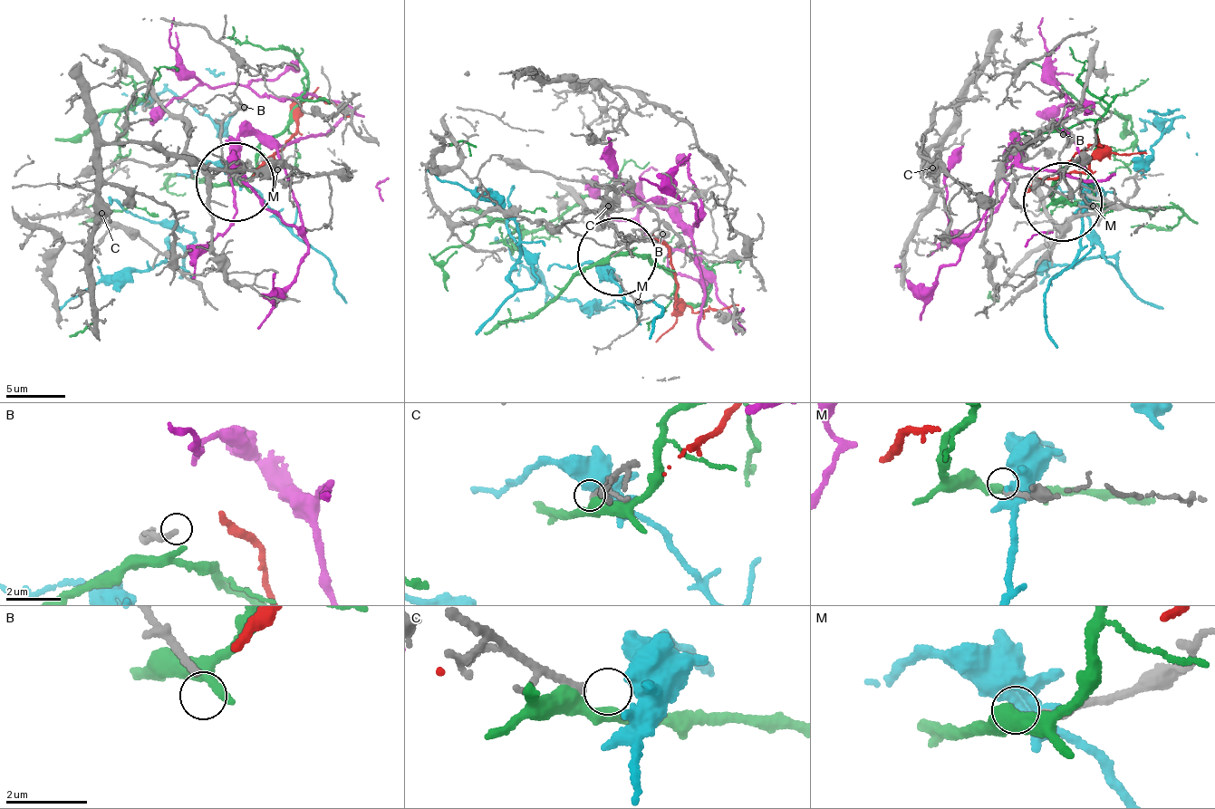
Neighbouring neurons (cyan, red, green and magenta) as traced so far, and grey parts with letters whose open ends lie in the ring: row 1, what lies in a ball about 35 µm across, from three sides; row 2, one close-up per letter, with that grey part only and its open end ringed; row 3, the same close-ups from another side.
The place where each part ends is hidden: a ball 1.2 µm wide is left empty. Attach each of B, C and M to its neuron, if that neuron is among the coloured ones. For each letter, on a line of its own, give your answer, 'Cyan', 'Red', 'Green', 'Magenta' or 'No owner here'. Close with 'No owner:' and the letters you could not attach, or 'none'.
B: No owner here
C: No owner here
M: No owner here
No owner: B, C, M

